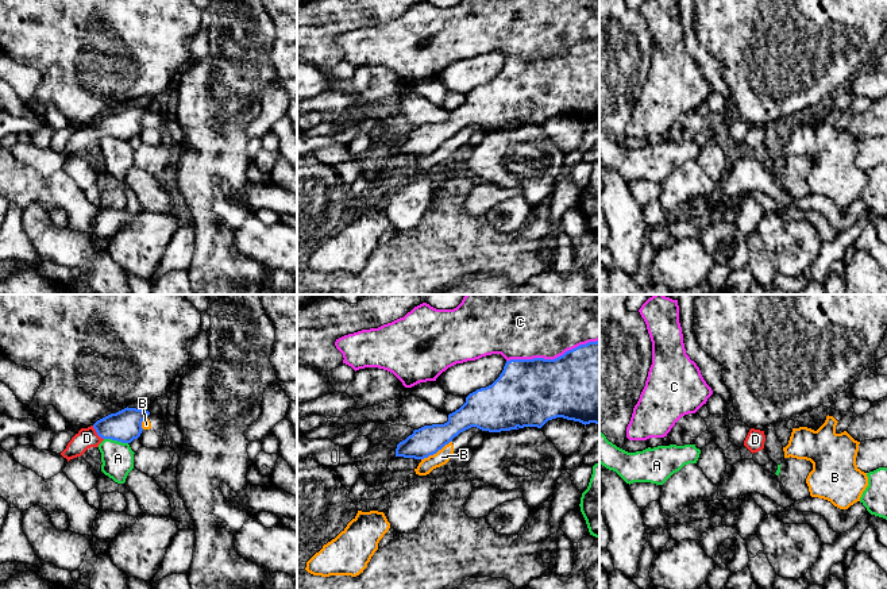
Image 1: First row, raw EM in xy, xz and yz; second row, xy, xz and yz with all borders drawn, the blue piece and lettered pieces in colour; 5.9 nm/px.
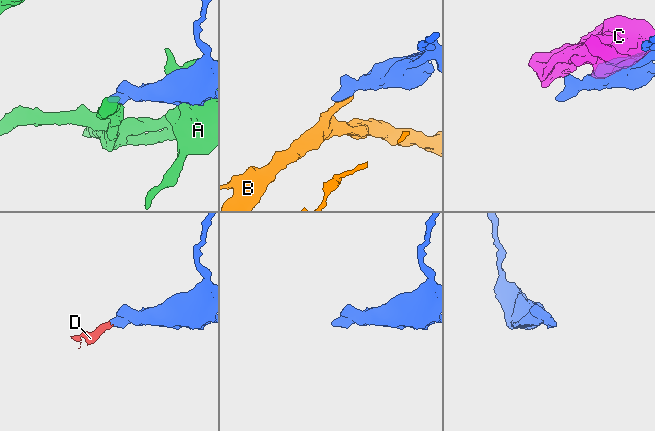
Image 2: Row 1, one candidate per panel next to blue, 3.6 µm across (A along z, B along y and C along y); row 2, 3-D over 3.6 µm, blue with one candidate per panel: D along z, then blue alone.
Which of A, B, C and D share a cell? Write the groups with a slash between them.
A / B / C / D

